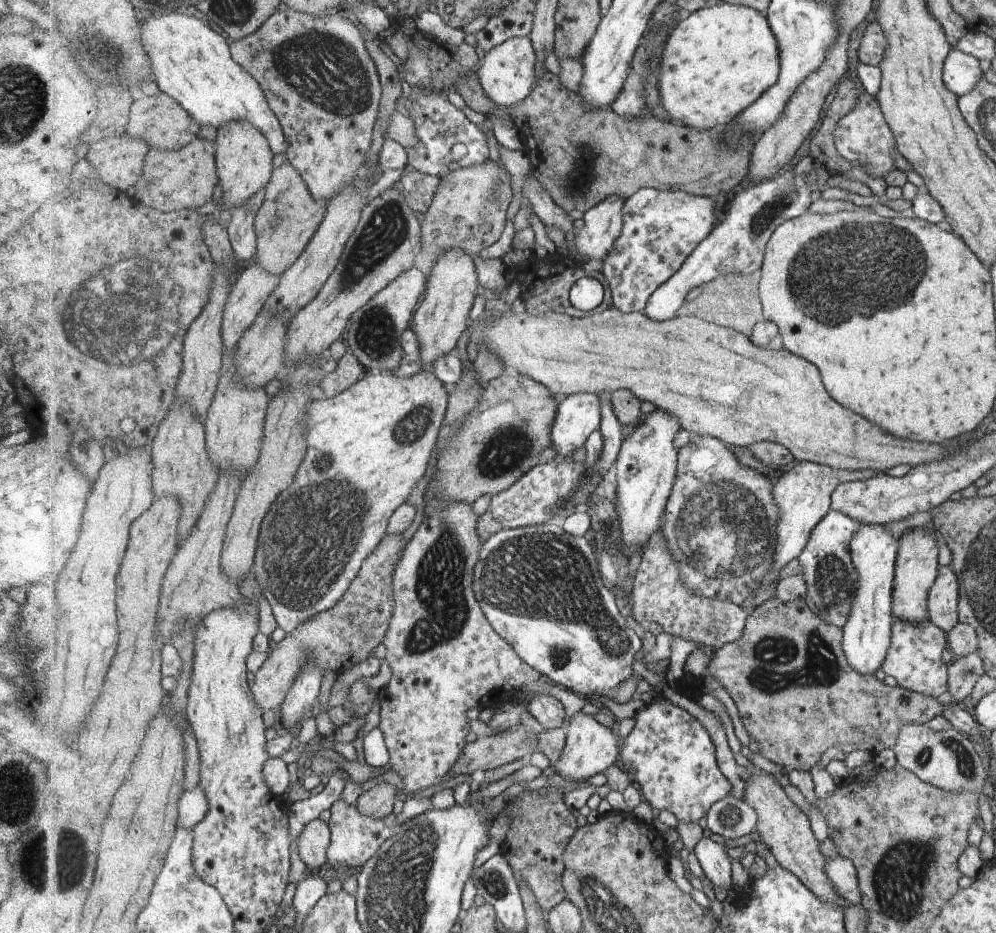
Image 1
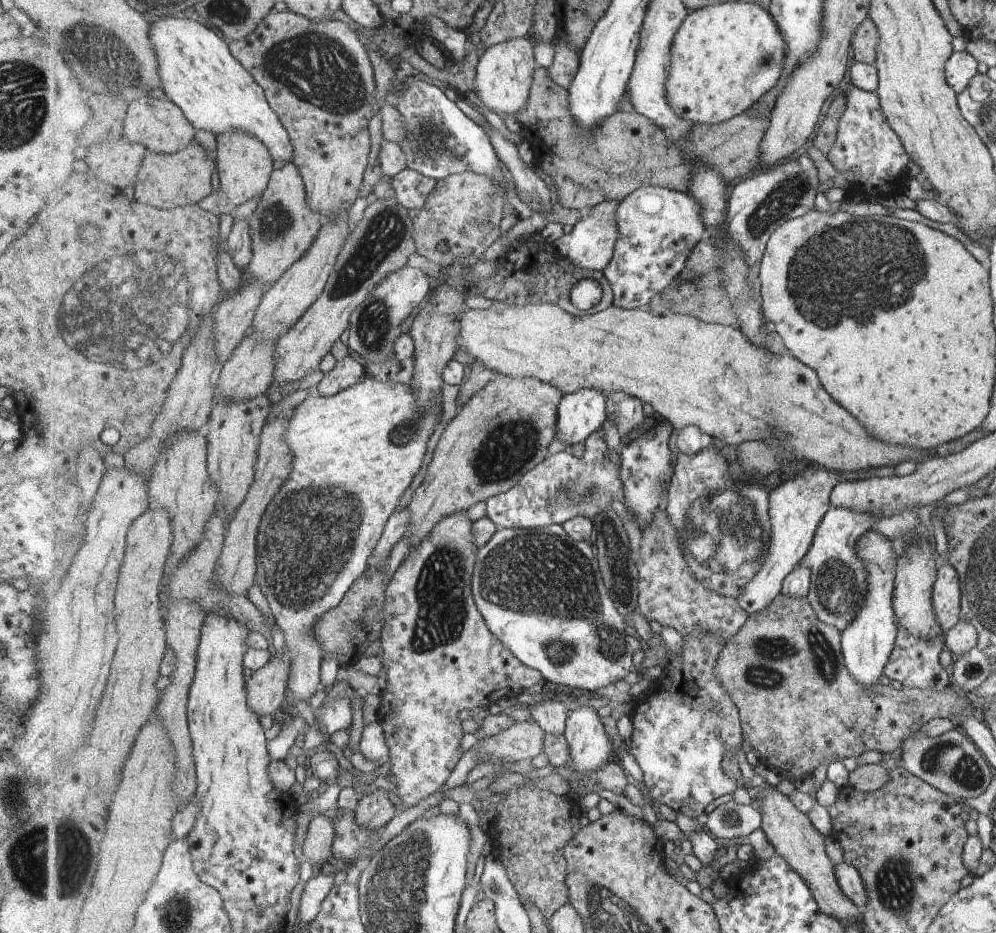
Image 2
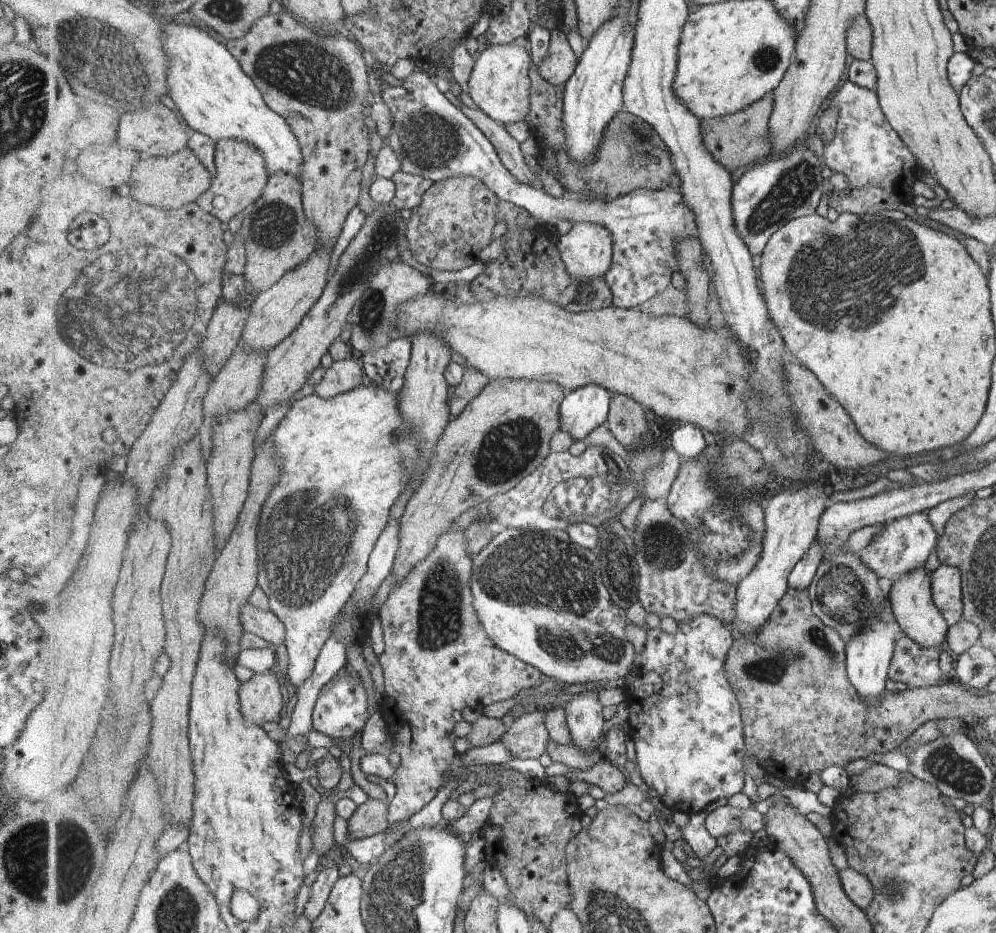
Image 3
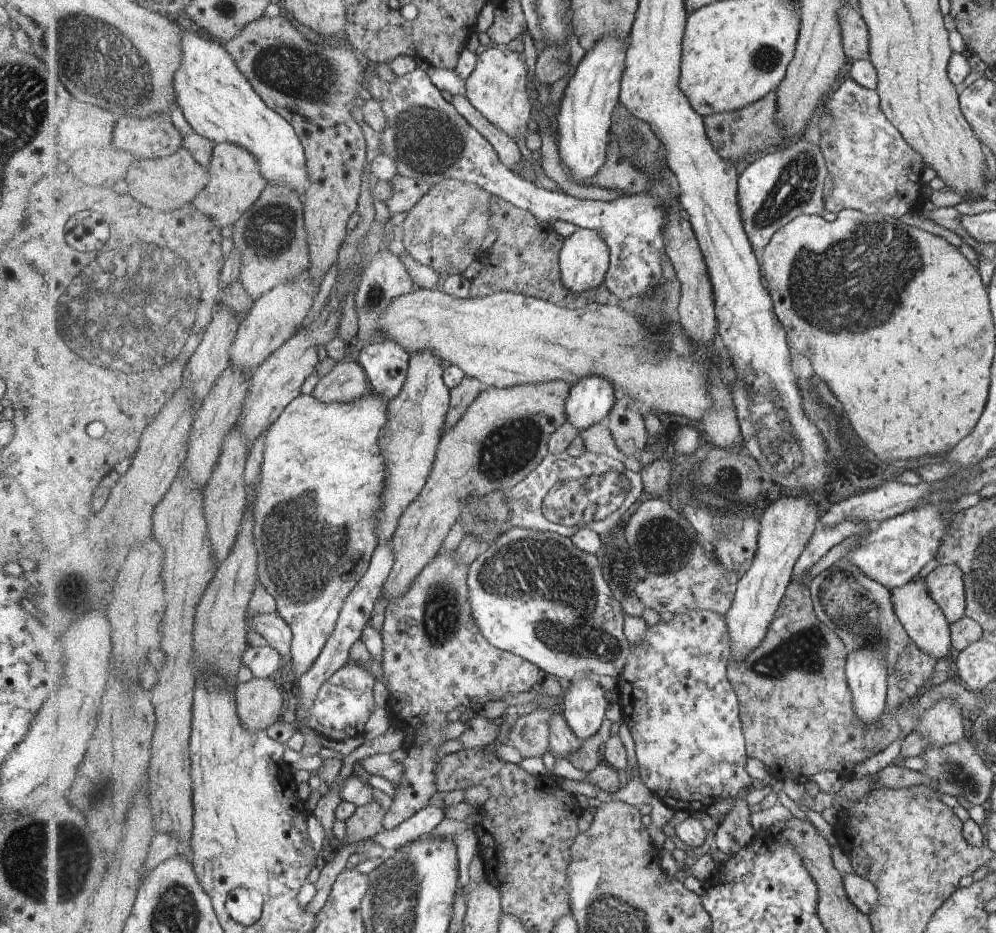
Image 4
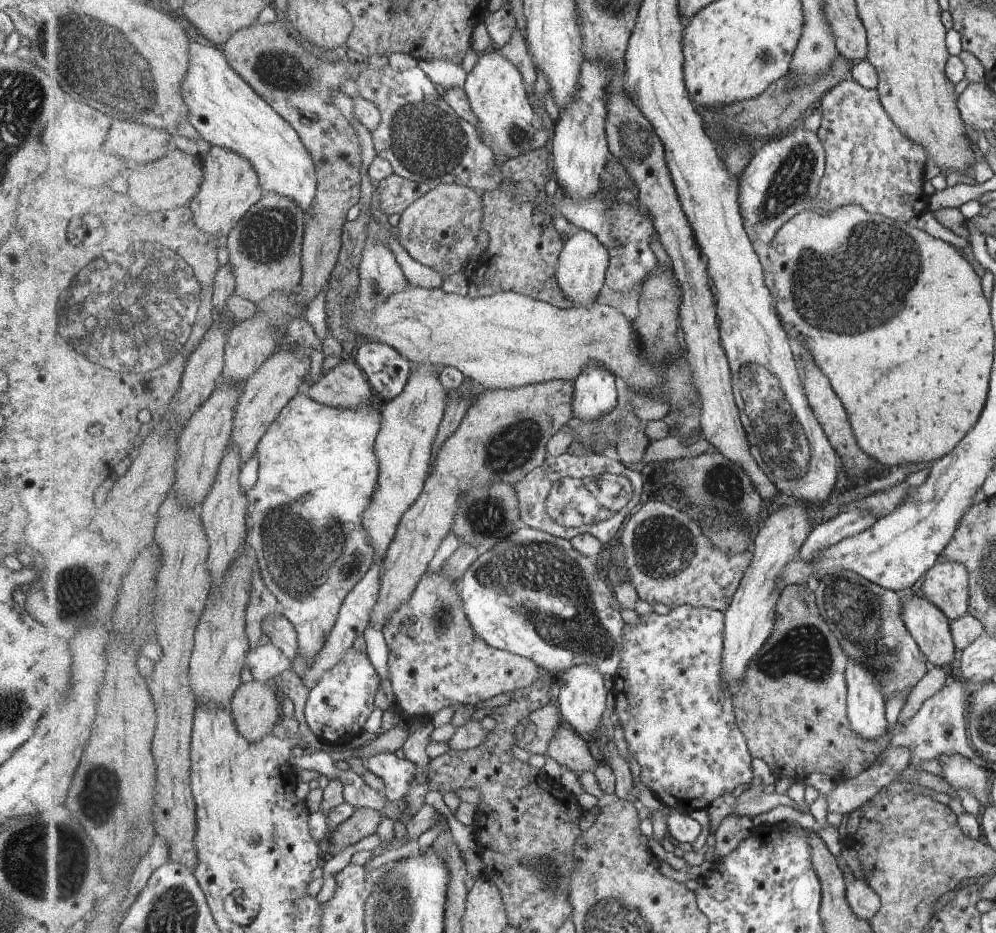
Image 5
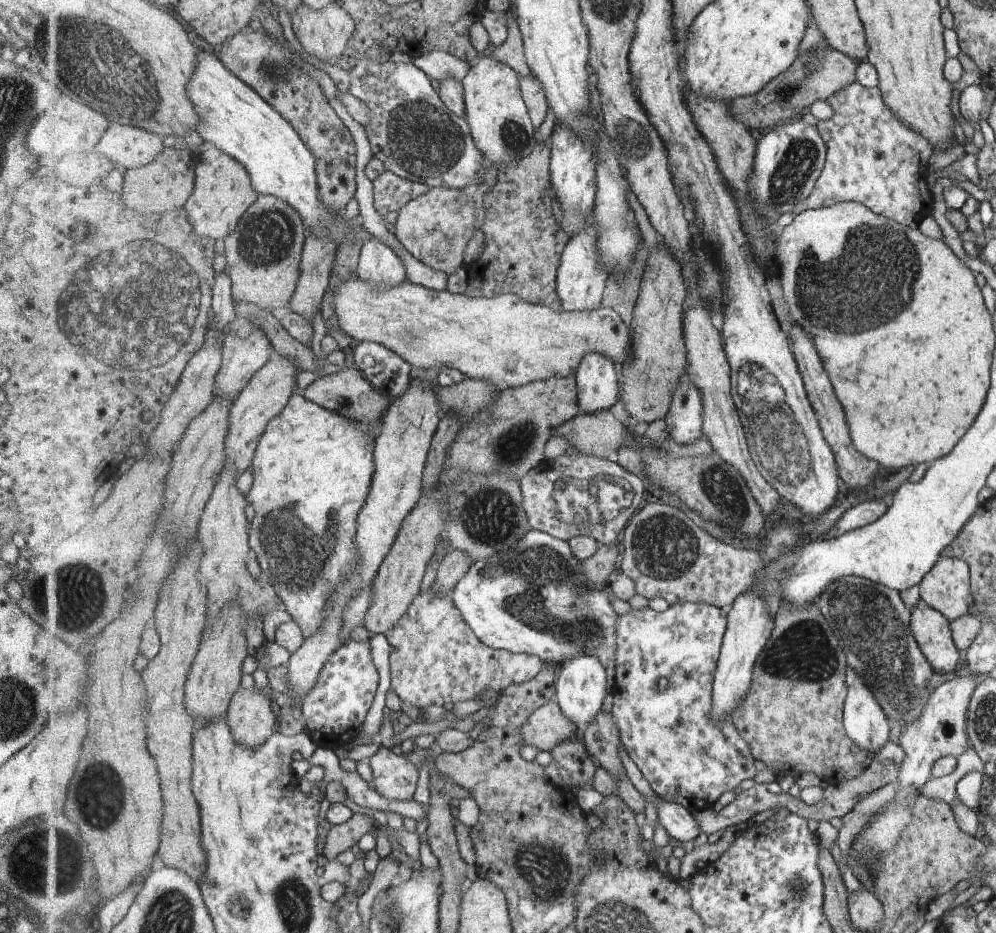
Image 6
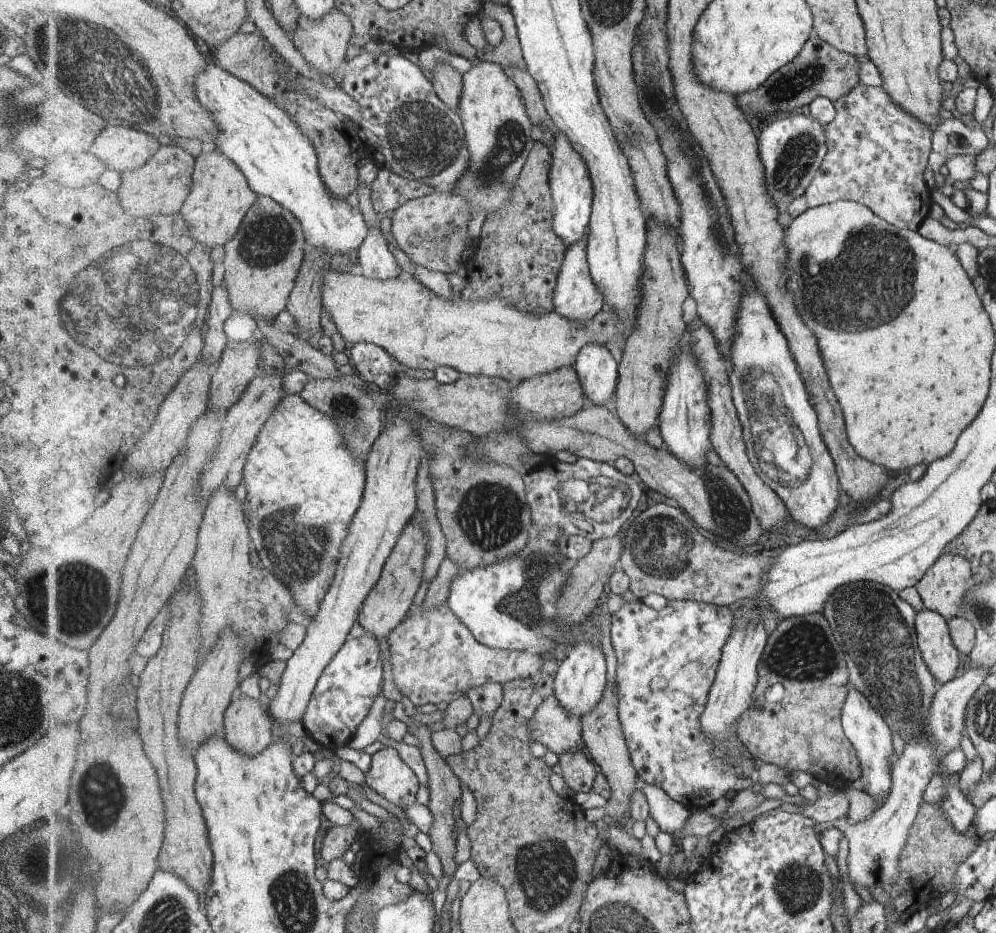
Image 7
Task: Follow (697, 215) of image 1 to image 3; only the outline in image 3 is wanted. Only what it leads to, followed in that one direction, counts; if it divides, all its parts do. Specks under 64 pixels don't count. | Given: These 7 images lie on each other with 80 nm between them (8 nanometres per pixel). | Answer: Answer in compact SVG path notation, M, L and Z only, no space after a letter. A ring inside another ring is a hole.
M418 67L406 79L401 86L392 87L386 84L376 87L375 94L381 94L382 100L391 108L395 127L390 138L385 142L394 150L394 153L401 159L402 170L407 173L414 173L418 176L429 177L431 181L442 183L443 180L455 179L455 176L475 176L491 188L501 201L508 201L521 209L527 210L539 222L555 225L561 220L573 223L591 222L605 226L611 236L614 237L614 263L604 277L614 296L613 304L619 307L631 309L647 300L654 300L657 295L664 292L671 284L673 274L679 271L678 245L683 238L689 236L699 237L699 226L696 224L693 210L687 206L682 192L671 190L671 188L649 189L643 188L627 194L622 198L609 201L583 201L576 197L553 198L541 188L530 186L515 177L506 165L500 160L498 150L481 132L477 125L466 116L458 106L455 106L439 89L434 79L434 73L427 69Z

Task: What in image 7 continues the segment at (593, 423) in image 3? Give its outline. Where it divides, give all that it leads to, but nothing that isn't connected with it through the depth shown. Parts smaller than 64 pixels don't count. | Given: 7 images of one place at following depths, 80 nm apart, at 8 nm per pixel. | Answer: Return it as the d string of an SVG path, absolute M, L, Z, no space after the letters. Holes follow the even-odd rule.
M586 345L580 354L575 371L585 390L587 402L592 405L607 404L618 390L620 364L602 345Z

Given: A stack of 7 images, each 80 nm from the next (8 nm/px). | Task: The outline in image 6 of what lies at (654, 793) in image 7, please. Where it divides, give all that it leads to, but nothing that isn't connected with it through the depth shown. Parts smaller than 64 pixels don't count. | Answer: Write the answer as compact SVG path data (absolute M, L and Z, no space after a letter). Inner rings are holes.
M655 794L653 799L657 808L659 822L665 826L665 830L674 843L693 840L701 833L699 822L695 820L695 813L685 806L675 802L667 802L663 796Z

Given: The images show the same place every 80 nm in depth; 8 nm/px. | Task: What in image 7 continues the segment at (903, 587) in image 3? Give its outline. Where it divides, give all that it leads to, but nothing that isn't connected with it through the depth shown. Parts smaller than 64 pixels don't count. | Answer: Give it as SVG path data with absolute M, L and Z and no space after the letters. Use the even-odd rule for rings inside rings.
M922 609L915 614L915 634L919 651L935 680L948 683L959 666L959 654L949 640L945 620L937 612Z

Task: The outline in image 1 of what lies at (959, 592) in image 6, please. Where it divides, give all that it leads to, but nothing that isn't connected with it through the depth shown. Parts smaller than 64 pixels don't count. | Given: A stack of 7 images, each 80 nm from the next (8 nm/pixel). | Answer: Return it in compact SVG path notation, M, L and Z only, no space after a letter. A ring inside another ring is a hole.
M940 566L938 579L934 580L927 595L928 621L943 632L957 625L957 578L950 566Z

